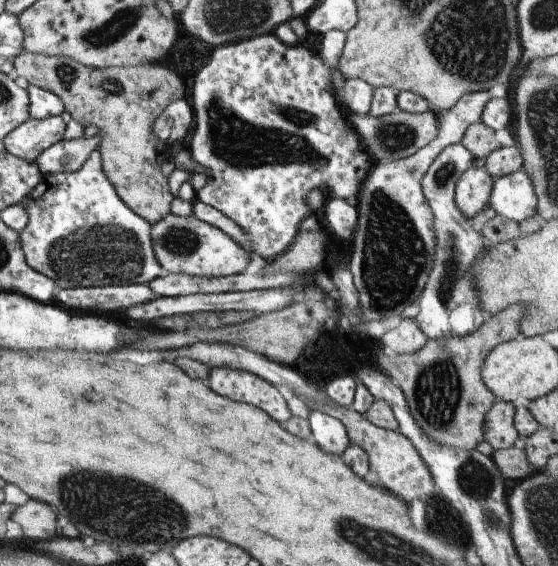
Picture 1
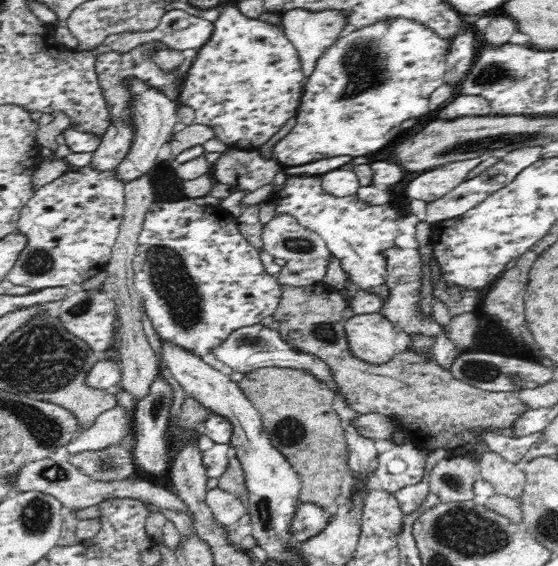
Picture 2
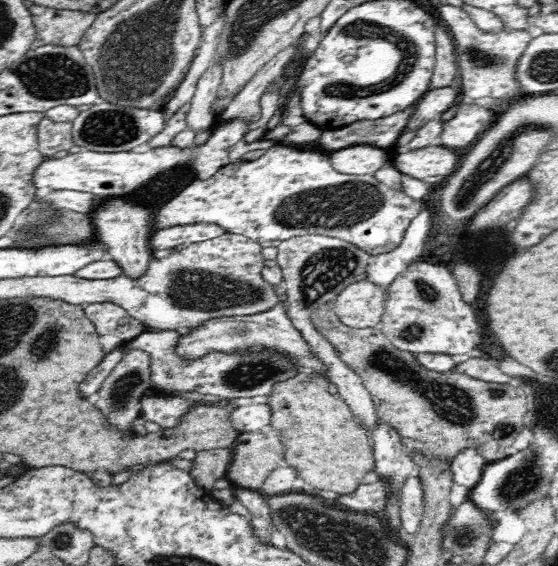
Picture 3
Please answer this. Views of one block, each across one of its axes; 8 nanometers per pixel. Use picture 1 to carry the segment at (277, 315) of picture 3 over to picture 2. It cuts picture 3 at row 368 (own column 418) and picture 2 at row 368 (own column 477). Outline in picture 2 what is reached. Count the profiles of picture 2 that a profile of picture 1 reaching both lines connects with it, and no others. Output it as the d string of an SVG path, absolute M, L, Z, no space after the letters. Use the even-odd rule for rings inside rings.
M261 323L233 330L227 336L227 339L222 341L222 344L214 347L209 353L216 360L220 360L222 364L230 366L236 372L248 373L258 370L258 368L272 366L276 368L295 368L296 370L305 369L313 374L316 380L325 382L329 387L334 384L330 367L322 359L292 347L288 341L282 339L282 335L278 330L270 329Z

